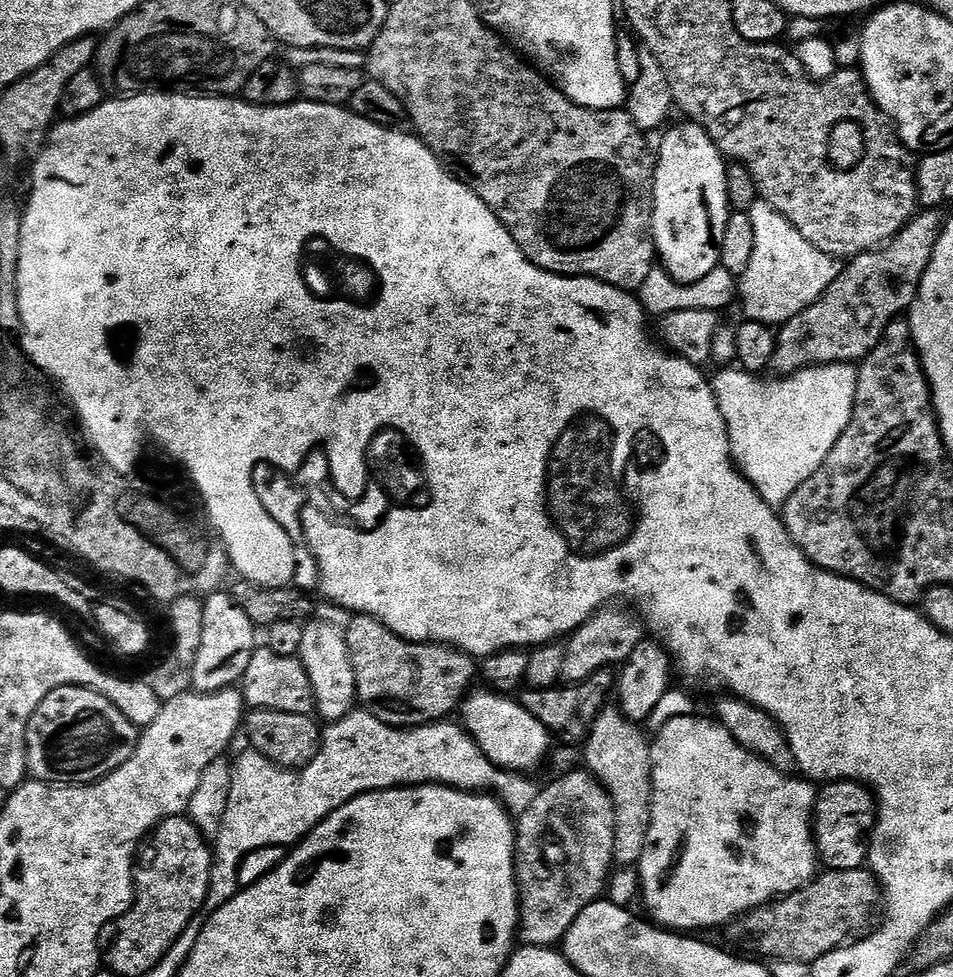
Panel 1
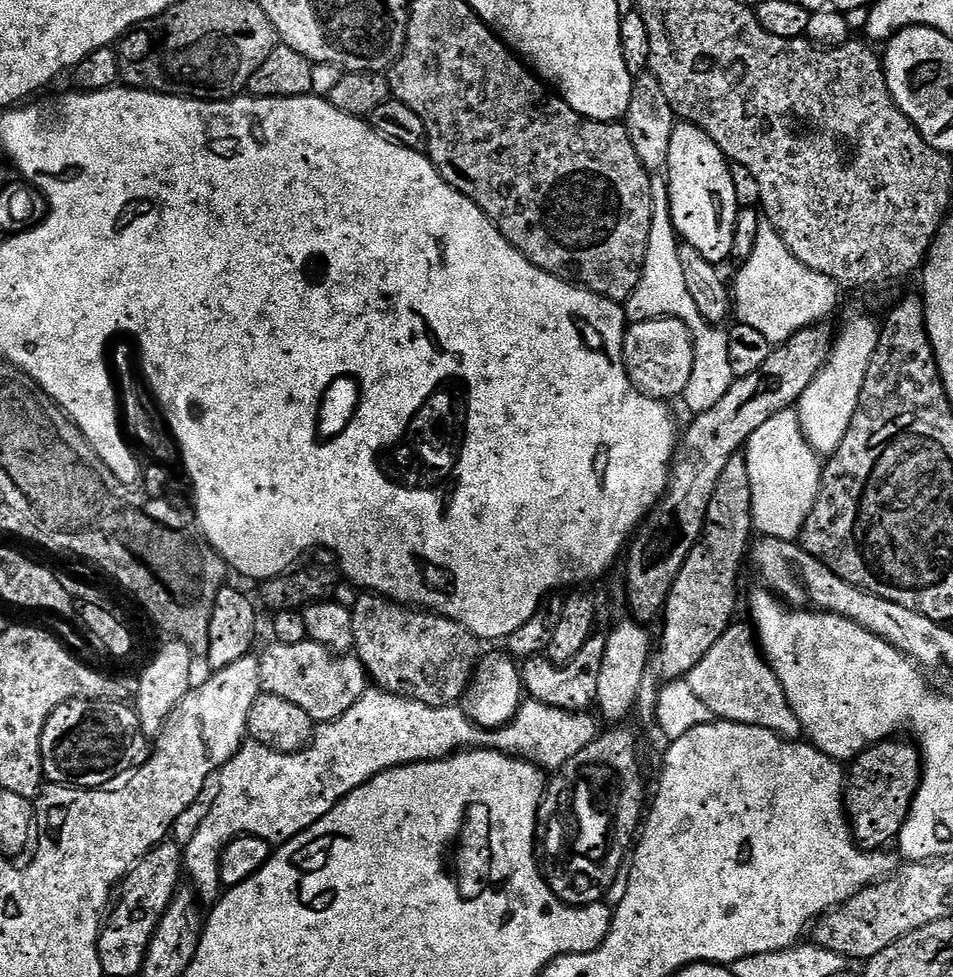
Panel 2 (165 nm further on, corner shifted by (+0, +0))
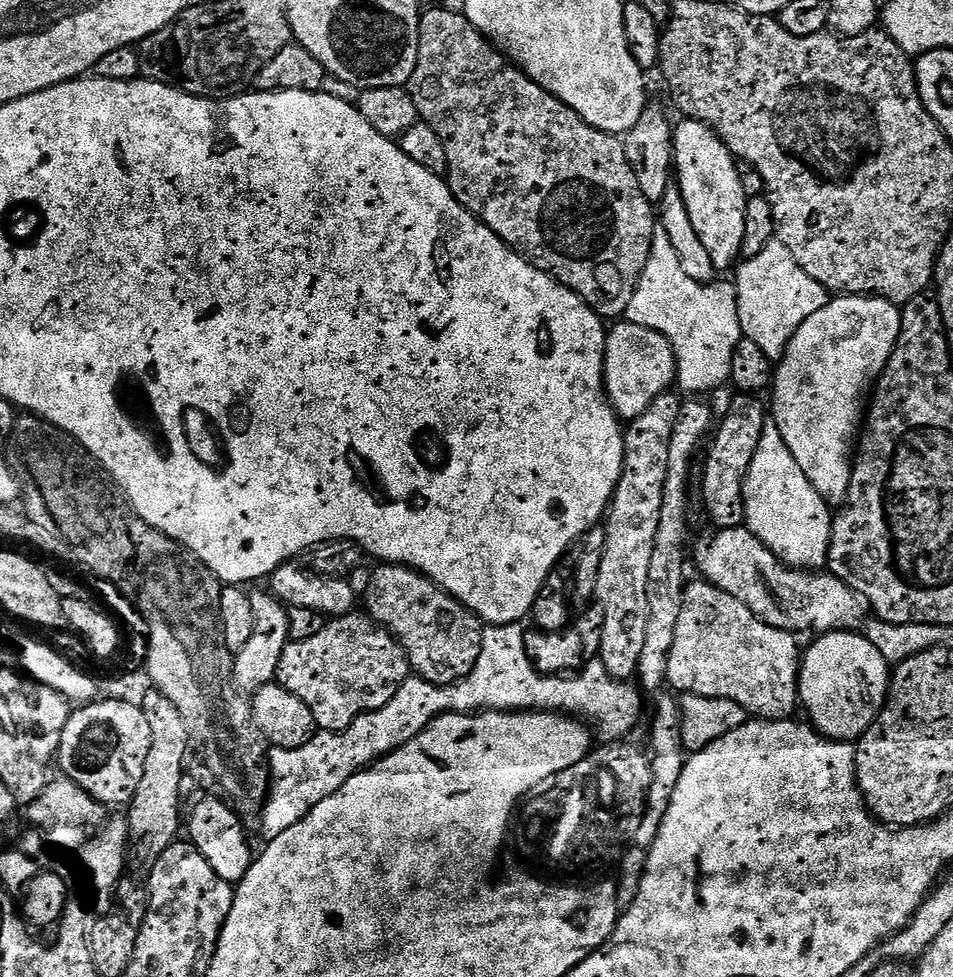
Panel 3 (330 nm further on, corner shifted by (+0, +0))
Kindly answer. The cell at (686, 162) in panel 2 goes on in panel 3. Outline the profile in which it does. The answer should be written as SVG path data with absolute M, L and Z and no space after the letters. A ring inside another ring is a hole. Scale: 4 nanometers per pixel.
M687 118L681 121L674 128L674 172L678 180L680 176L683 207L716 269L731 269L737 263L744 241L748 205L748 196L740 181L740 172L736 169L738 161L707 124Z

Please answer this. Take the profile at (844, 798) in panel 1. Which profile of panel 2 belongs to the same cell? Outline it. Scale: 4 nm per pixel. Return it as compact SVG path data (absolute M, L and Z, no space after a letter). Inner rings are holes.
M900 738L881 740L851 761L846 772L844 786L844 810L848 814L848 824L852 827L852 837L864 850L884 850L888 843L895 841L900 835L902 826L912 809L912 803L916 797L916 791L920 785L922 775L922 761L920 749L915 743L903 744Z

